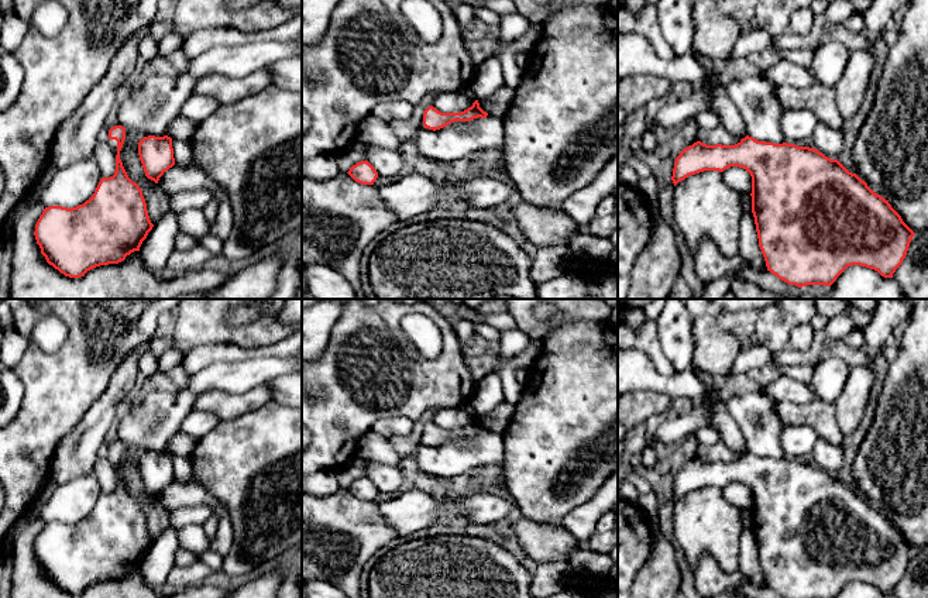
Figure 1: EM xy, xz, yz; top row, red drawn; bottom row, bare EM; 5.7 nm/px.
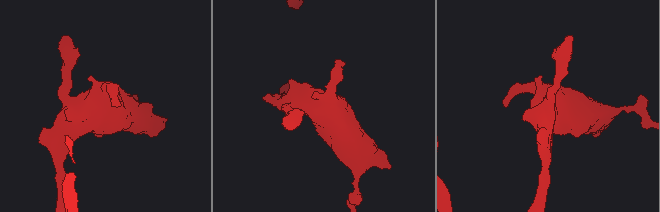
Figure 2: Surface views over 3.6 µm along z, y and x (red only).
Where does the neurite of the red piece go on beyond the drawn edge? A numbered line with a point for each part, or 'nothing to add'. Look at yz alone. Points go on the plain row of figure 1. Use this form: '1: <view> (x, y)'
nothing to add

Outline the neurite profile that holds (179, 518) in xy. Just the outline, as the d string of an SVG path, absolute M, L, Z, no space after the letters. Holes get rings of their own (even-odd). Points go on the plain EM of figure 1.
M206 505L179 508L169 512L169 526L179 530L188 525L203 525L212 515Z

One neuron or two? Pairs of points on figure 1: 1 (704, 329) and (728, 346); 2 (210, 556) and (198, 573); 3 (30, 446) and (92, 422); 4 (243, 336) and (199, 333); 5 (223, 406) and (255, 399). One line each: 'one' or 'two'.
1: one
2: two
3: two
4: one
5: one

